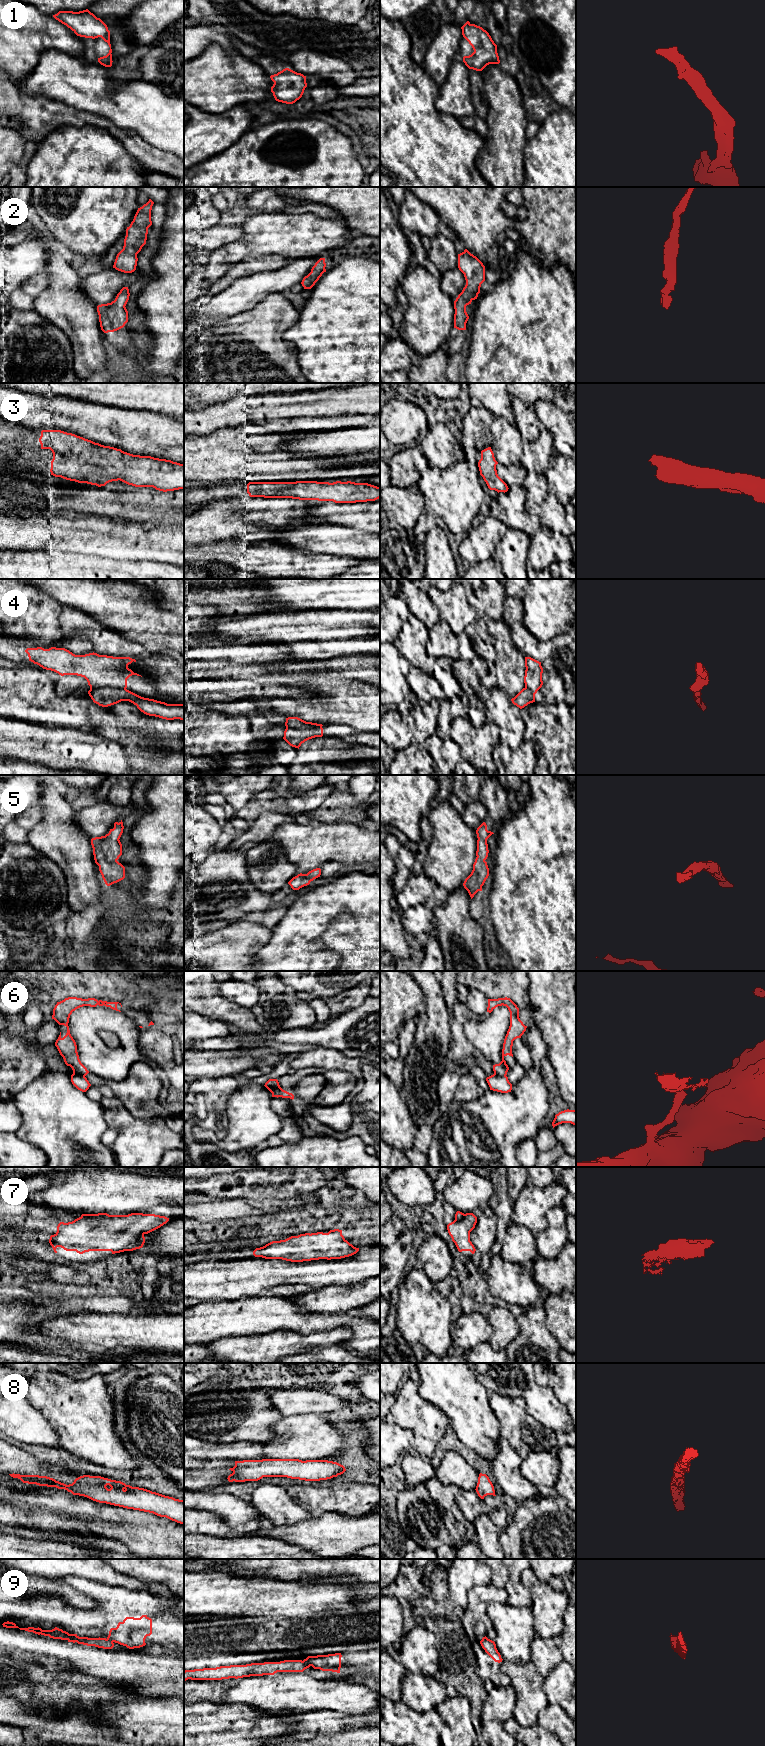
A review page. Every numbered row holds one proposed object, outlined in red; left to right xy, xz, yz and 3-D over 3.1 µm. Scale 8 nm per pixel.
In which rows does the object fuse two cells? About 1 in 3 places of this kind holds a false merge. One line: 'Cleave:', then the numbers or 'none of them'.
Cleave: 4, 6, 9

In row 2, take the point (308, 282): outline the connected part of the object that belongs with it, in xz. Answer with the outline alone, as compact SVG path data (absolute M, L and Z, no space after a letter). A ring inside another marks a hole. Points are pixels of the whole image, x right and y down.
M320 258L312 267L311 272L305 276L301 282L304 289L311 289L319 280L324 272L326 272L325 258Z

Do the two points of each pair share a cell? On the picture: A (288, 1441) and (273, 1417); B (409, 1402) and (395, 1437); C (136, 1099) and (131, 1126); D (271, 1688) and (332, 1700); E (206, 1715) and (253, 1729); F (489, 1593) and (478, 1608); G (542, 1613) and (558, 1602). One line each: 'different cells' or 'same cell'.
A: different cells
B: different cells
C: different cells
D: same cell
E: same cell
F: same cell
G: same cell

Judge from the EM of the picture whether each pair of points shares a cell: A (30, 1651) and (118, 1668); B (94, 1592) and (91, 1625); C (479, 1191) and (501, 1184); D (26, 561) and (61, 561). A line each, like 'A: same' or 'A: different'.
A: same
B: same
C: different
D: same

